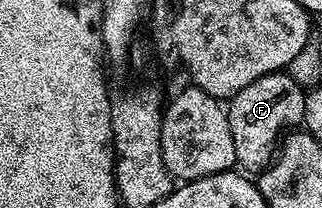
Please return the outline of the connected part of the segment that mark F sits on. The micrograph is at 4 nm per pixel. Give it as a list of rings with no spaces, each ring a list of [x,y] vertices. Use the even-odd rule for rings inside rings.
[[[276,71],[273,75],[258,77],[258,81],[246,85],[246,89],[227,100],[226,110],[236,162],[245,172],[263,171],[272,162],[285,132],[303,124],[305,94],[305,88],[291,74]]]

